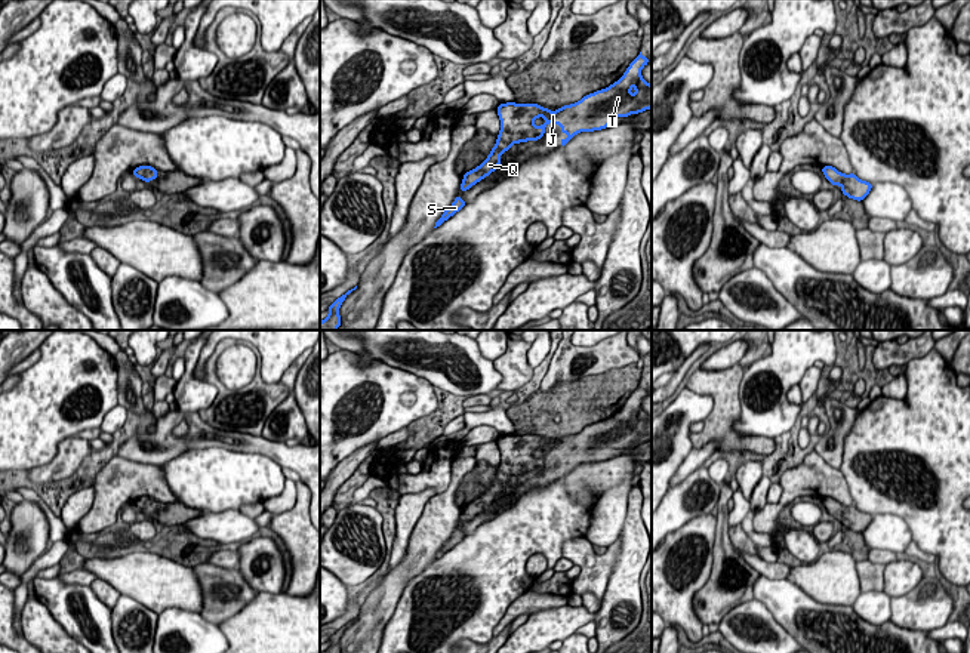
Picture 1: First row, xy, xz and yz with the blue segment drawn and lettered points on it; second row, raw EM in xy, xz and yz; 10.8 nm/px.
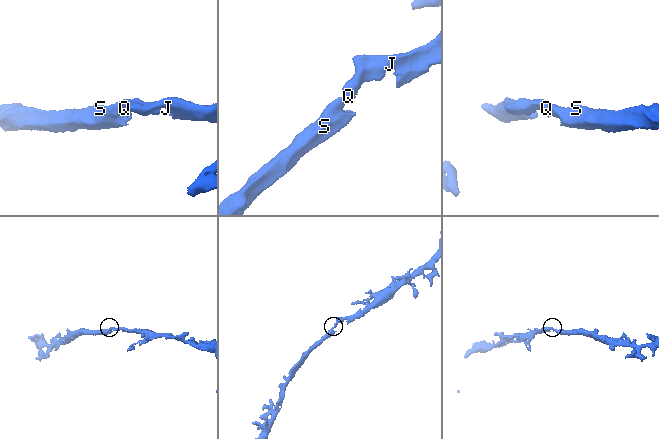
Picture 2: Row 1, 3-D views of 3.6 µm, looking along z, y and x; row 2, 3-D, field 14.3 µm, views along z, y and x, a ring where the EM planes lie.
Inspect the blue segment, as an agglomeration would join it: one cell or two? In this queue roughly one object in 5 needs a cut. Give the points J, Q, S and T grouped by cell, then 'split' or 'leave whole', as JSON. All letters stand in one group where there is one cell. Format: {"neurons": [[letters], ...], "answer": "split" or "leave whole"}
{"neurons": [["J", "Q", "S", "T"]], "answer": "leave whole"}

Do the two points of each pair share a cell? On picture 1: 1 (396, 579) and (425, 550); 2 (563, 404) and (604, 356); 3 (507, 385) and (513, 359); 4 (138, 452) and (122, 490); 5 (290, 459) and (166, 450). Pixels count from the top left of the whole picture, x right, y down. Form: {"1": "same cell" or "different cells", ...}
{"1": "same cell", "2": "different cells", "3": "same cell", "4": "different cells", "5": "same cell"}

